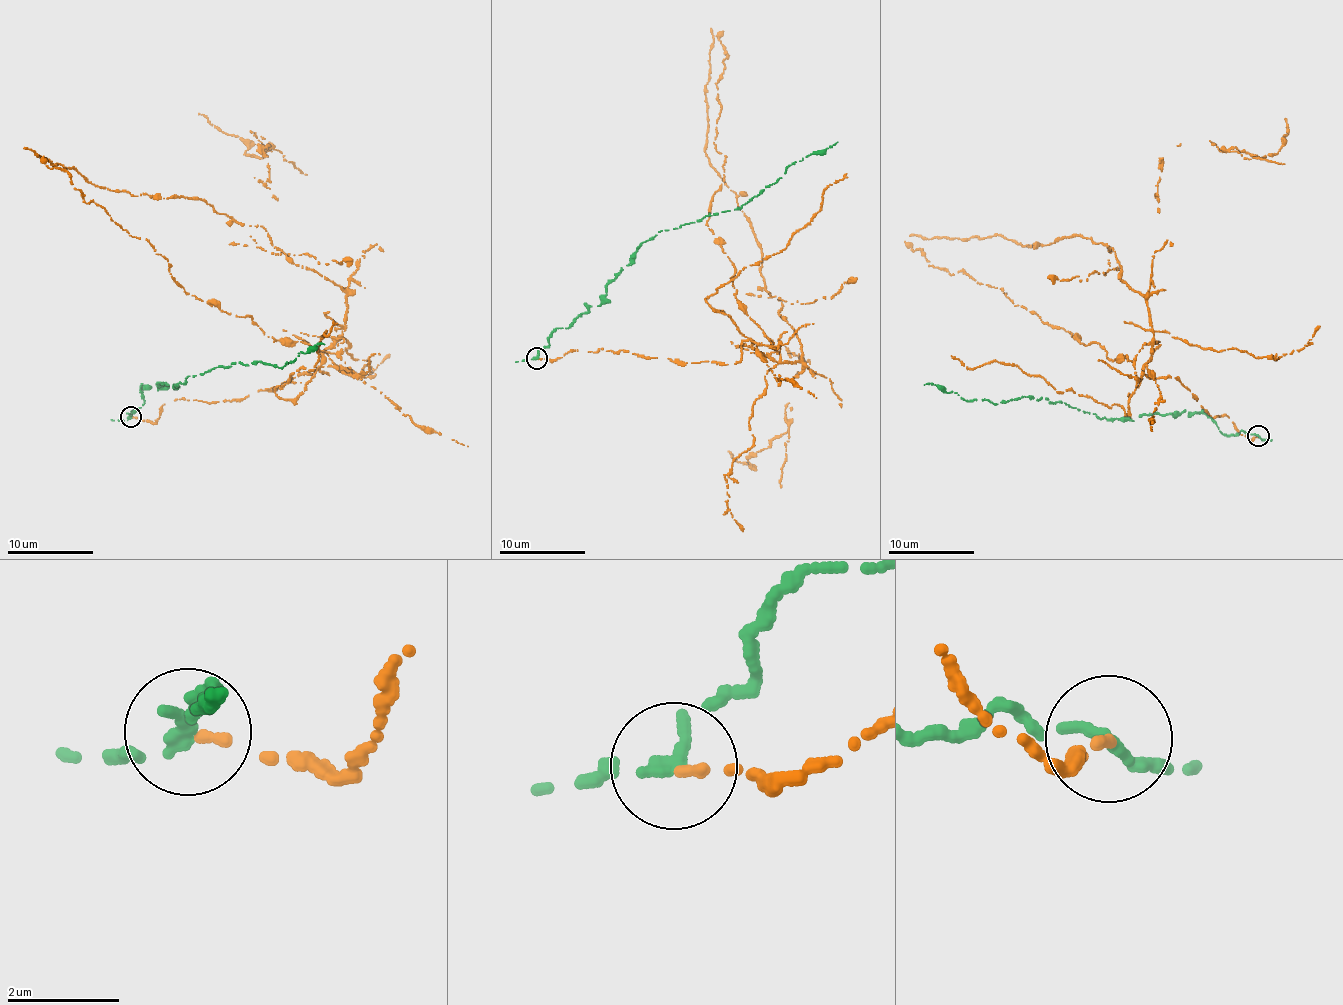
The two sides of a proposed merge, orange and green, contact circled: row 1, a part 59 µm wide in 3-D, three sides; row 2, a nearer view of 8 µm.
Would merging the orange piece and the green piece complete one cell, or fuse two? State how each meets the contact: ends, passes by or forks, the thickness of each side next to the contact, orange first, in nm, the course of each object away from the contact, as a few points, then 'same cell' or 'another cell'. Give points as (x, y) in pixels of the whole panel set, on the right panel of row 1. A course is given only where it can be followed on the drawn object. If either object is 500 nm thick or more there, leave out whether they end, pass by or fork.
orange ends there; green ends there; 160 nm thick on the orange side, 280 nm on the other; orange runs (1259, 436), (1210, 418), (1180, 379), (1143, 371), (1150, 344), (1132, 361), (1109, 360), (904, 242); green runs (1257, 436), (1221, 433), (1205, 413), (1106, 418), (1041, 396), (995, 403), (923, 384); another cell

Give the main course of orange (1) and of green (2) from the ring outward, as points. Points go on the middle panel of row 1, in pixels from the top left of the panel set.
1: (537, 359), (599, 348), (715, 363), (749, 339), (777, 352), (706, 222), (725, 169), (723, 30)
2: (537, 357), (552, 333), (601, 305), (610, 282), (658, 231), (747, 204), (790, 165), (838, 141)

